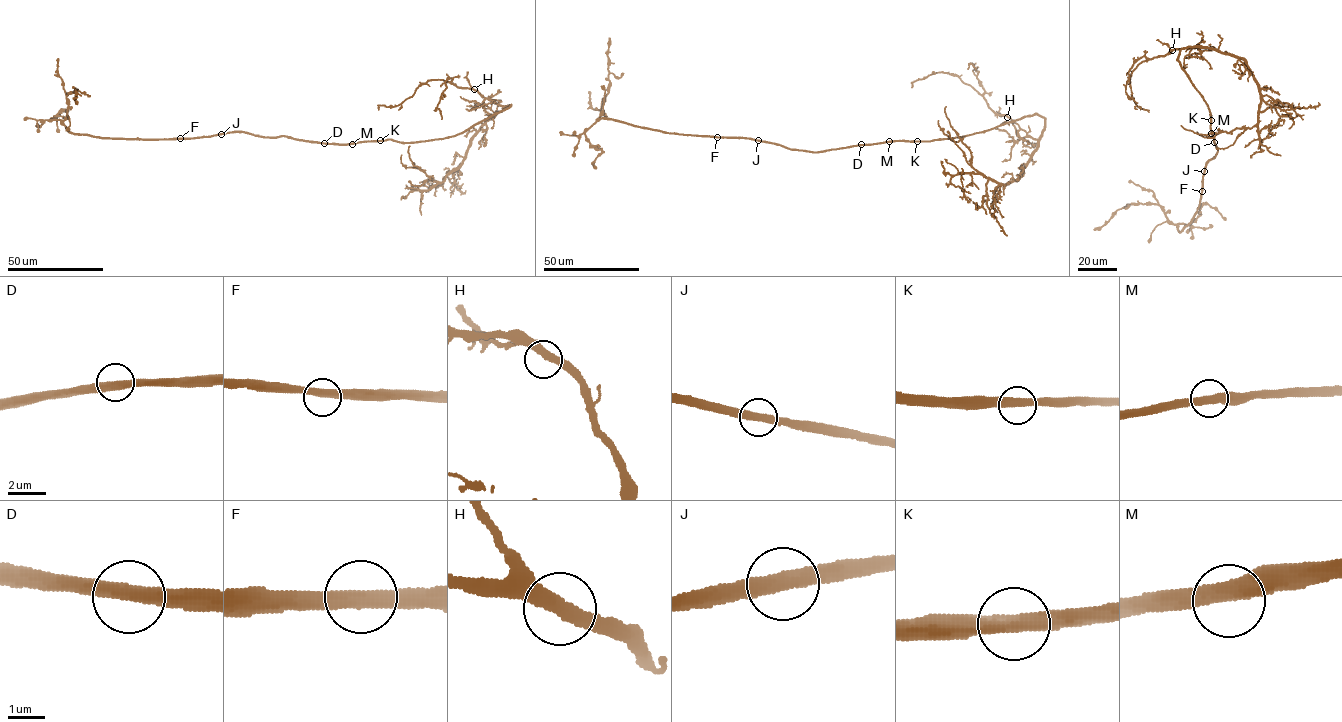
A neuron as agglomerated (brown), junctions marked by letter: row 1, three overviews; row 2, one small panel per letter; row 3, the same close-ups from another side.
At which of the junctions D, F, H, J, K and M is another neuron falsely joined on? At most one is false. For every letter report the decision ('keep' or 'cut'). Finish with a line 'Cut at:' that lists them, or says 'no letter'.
D: keep
F: keep
H: keep
J: keep
K: keep
M: keep
Cut at: no letter

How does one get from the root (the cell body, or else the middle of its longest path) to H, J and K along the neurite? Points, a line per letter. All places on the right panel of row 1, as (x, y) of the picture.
H: (1211, 132), (1208, 105), (1178, 59), (1182, 49), (1199, 46), (1172, 50)
J: (1211, 132), (1217, 153), (1208, 161), (1204, 171)
K: (1211, 132), (1211, 120)

